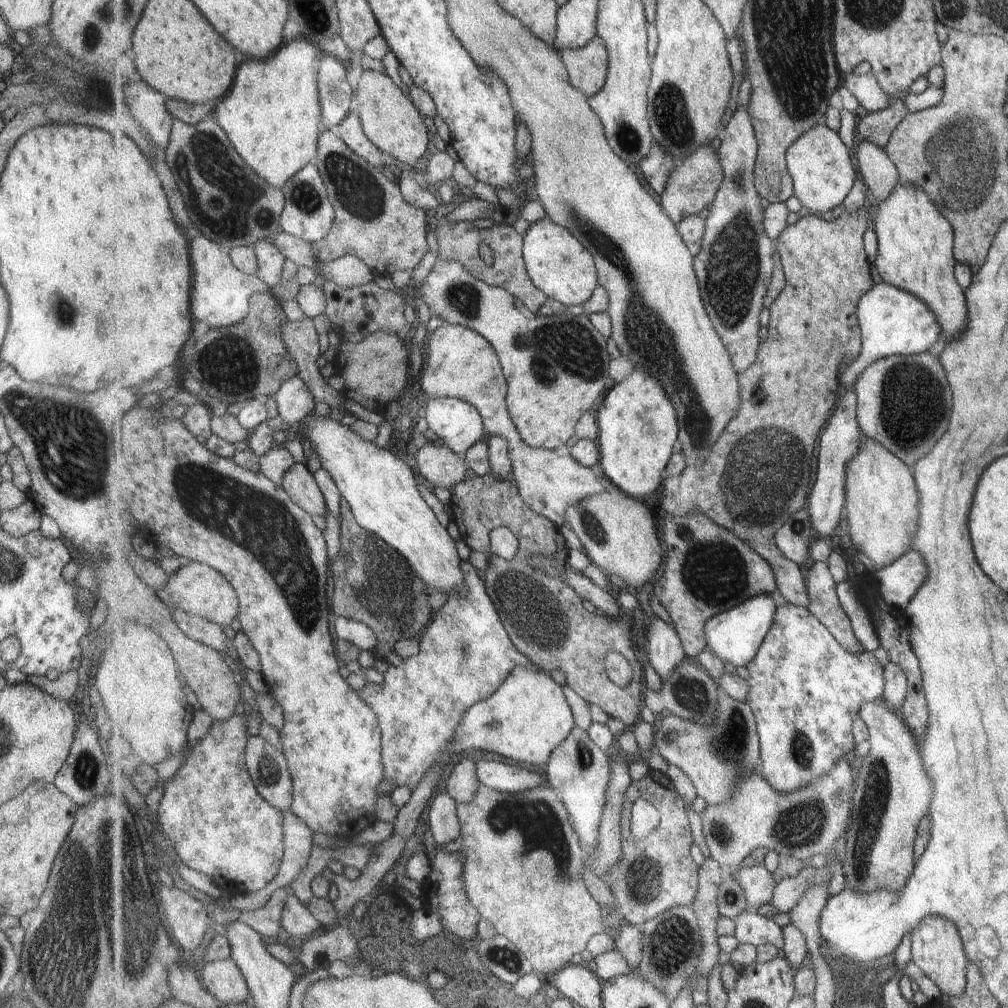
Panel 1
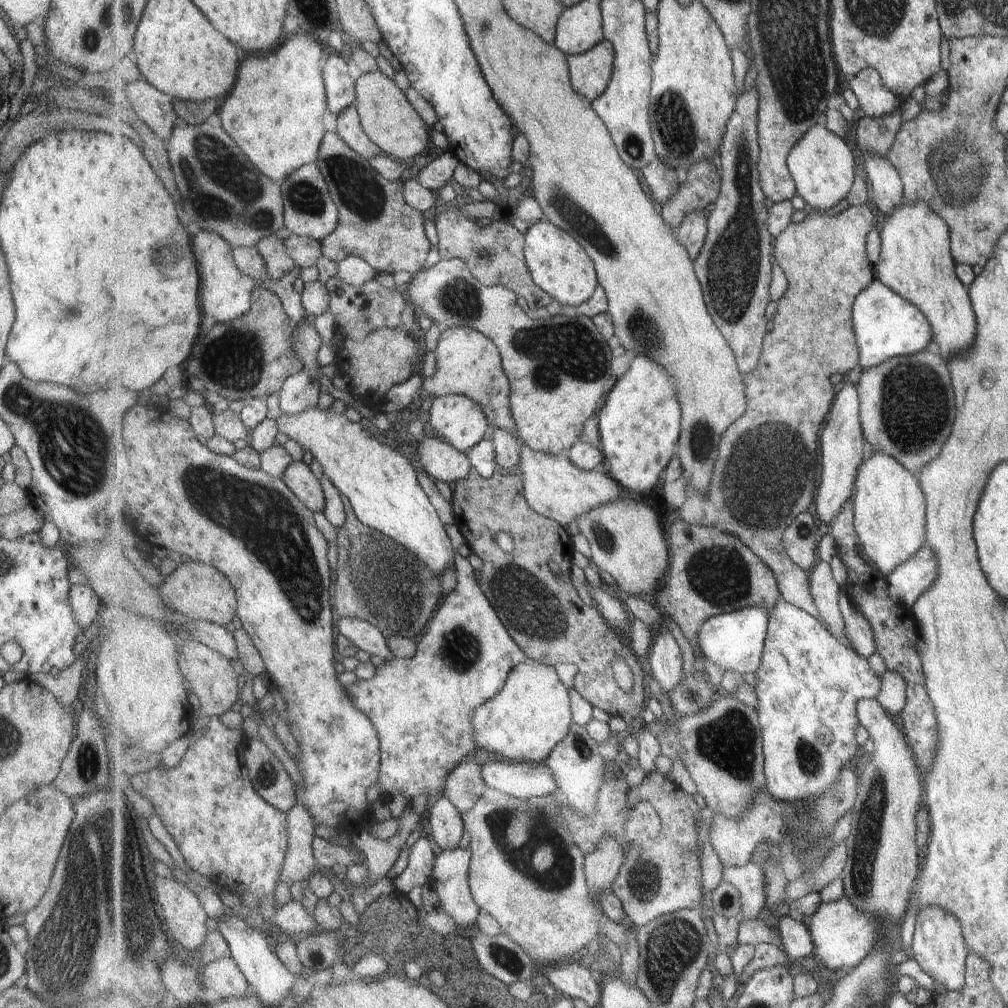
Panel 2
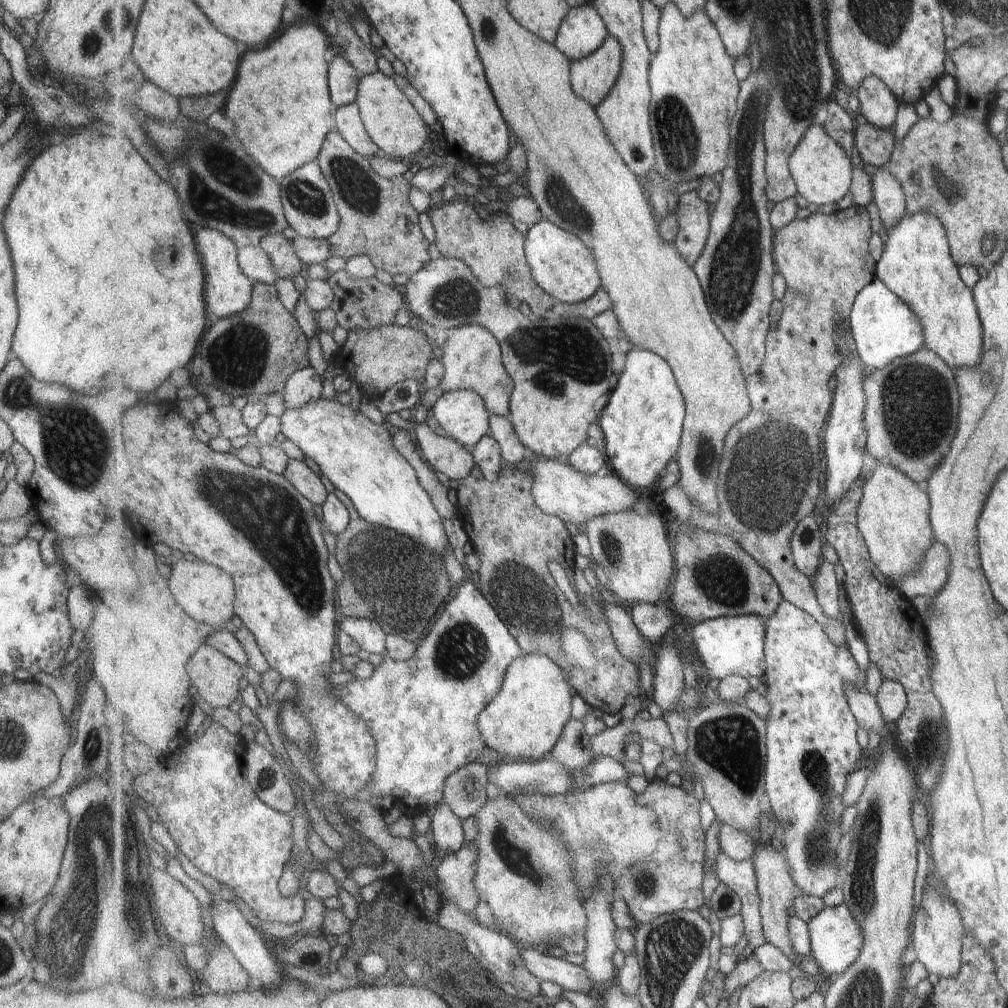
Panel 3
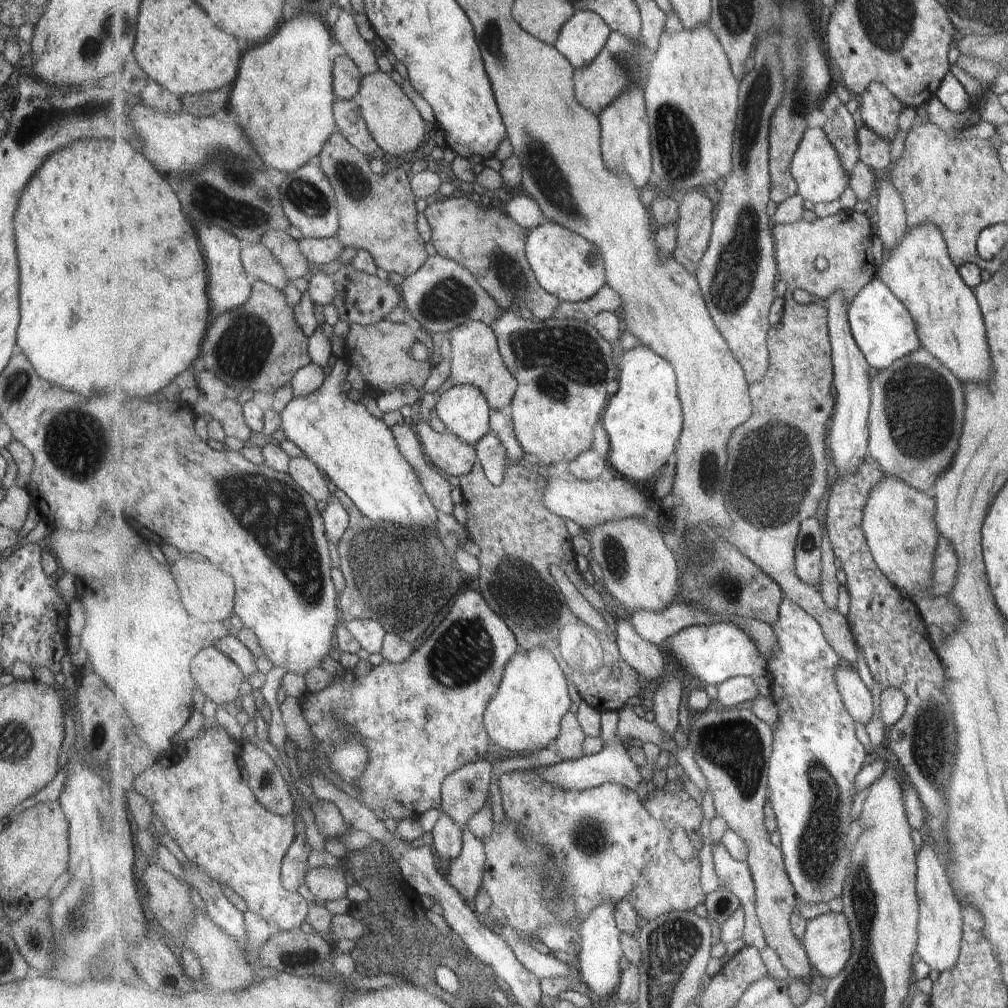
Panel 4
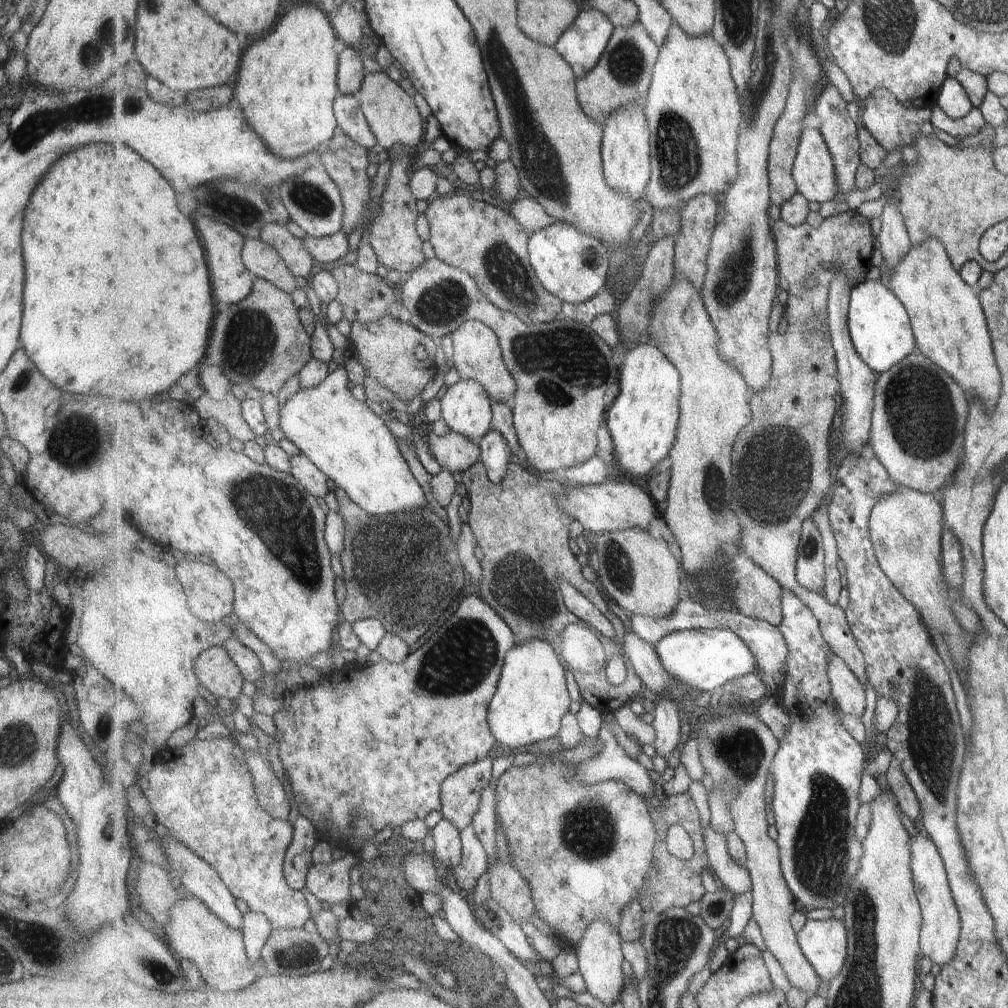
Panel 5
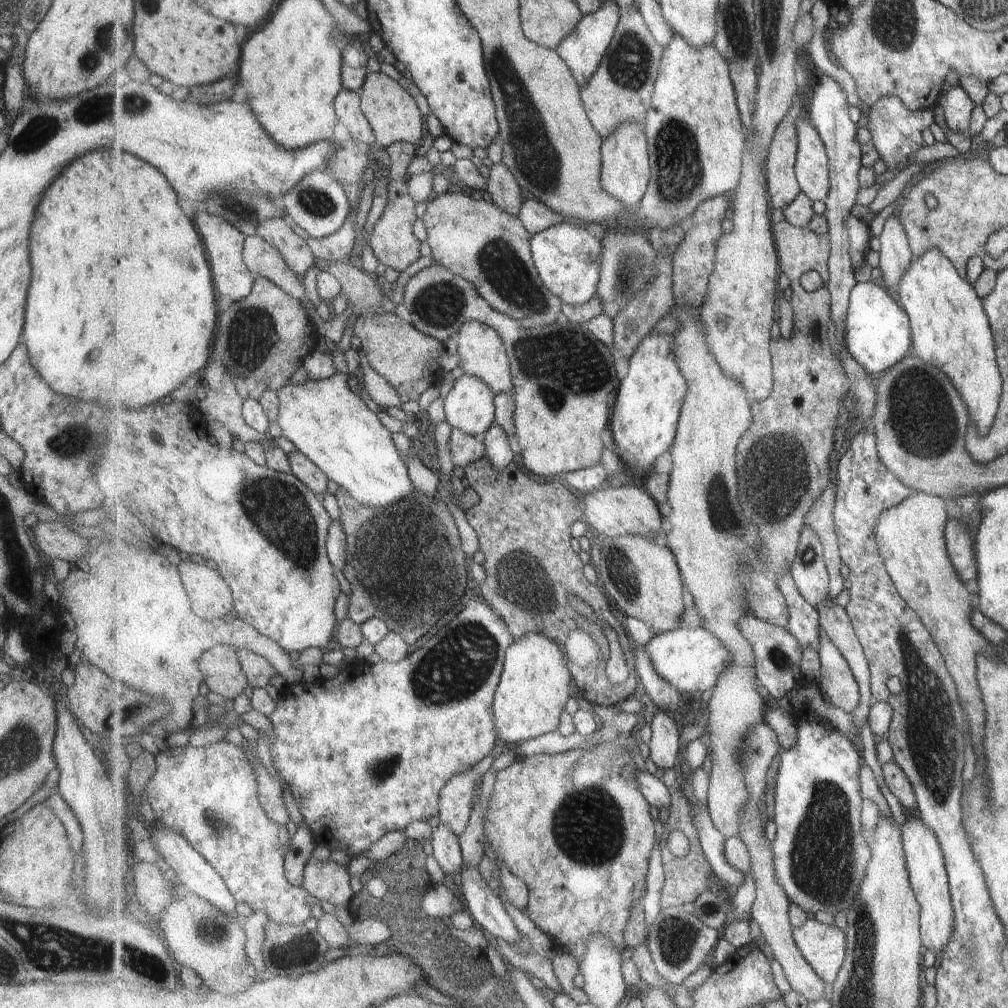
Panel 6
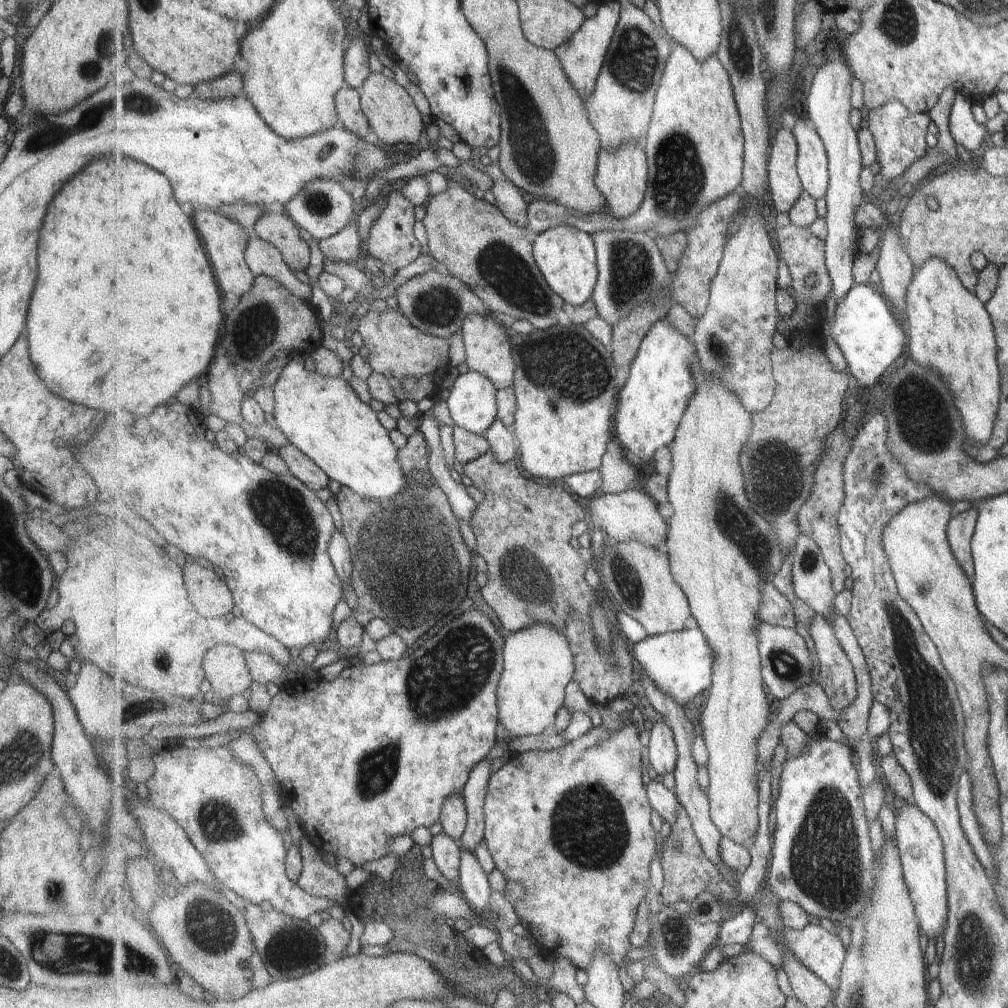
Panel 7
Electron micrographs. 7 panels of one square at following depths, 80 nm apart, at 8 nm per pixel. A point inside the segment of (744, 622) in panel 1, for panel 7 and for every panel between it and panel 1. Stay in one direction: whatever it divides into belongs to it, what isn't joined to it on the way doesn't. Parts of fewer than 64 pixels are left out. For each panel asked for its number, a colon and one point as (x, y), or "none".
2: (735, 641)
3: (727, 646)
4: (714, 654)
5: (705, 659)
6: (691, 658)
7: (680, 663)

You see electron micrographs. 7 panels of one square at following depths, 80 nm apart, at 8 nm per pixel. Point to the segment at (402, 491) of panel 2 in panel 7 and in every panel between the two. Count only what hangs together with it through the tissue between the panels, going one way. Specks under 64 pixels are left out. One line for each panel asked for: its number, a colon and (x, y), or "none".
3: (358, 457)
4: (358, 452)
5: (357, 450)
6: (327, 421)
7: (323, 416)

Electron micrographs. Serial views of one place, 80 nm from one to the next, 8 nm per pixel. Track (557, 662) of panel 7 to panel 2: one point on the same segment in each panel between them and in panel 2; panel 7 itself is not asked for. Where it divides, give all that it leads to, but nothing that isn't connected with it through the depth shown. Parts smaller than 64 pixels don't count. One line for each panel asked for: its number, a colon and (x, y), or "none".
2: (529, 718)
3: (526, 720)
4: (526, 714)
5: (532, 699)
6: (535, 689)

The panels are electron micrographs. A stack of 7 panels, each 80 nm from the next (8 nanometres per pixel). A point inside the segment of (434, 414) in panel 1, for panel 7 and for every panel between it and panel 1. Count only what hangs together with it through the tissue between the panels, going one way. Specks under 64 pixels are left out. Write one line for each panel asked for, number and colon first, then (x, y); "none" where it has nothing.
2: (459, 419)
3: (463, 414)
4: (465, 410)
5: (466, 406)
6: (469, 405)
7: (473, 401)

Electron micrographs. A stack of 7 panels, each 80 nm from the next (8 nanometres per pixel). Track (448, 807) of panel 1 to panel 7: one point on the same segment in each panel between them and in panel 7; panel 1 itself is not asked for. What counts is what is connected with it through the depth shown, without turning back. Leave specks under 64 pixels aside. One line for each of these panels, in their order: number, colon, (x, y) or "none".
2: (446, 821)
3: (447, 828)
4: (448, 836)
5: (447, 838)
6: (447, 851)
7: (446, 853)

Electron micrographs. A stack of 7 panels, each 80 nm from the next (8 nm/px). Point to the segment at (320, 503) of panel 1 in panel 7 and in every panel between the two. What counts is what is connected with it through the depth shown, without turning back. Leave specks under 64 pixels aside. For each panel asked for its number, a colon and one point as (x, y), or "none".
2: (300, 479)
3: (309, 483)
4: (306, 473)
5: (303, 469)
6: (303, 468)
7: (302, 466)

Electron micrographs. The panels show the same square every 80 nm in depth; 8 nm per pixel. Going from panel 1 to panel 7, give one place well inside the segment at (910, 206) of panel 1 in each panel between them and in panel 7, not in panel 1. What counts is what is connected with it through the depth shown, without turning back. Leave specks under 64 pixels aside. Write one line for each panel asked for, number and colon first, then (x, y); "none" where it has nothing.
2: (914, 260)
3: (916, 265)
4: (919, 271)
5: (948, 324)
6: (948, 328)
7: (948, 330)

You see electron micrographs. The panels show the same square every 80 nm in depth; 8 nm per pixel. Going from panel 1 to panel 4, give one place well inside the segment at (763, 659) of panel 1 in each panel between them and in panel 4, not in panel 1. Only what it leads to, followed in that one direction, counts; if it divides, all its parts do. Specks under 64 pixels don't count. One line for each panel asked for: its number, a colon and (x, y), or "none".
2: (808, 685)
3: (813, 747)
4: (817, 757)

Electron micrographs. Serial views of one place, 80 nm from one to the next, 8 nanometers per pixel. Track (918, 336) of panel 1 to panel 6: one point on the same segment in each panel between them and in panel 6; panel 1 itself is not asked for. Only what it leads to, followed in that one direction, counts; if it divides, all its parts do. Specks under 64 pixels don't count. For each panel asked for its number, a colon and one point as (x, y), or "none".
2: (886, 325)
3: (885, 328)
4: (881, 326)
5: (880, 328)
6: (877, 333)

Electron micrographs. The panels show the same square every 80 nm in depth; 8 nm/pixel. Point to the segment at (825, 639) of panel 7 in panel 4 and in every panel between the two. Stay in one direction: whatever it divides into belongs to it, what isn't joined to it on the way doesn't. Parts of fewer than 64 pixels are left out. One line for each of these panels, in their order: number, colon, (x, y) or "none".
4: (857, 697)
5: (849, 692)
6: (837, 680)

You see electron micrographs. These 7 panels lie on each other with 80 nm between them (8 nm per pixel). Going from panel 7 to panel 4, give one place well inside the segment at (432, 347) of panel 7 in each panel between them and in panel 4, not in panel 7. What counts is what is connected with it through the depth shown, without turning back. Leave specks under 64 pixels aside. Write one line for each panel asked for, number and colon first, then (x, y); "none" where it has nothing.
4: (382, 351)
5: (386, 349)
6: (409, 359)

